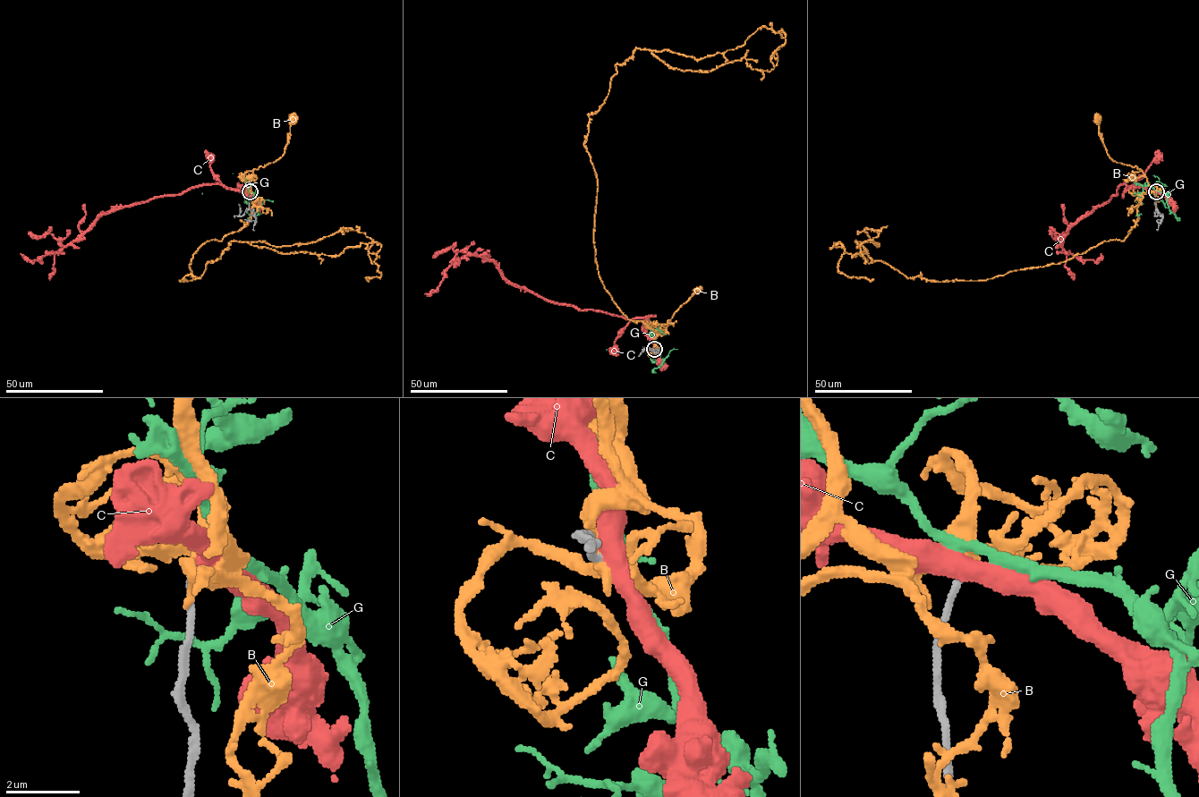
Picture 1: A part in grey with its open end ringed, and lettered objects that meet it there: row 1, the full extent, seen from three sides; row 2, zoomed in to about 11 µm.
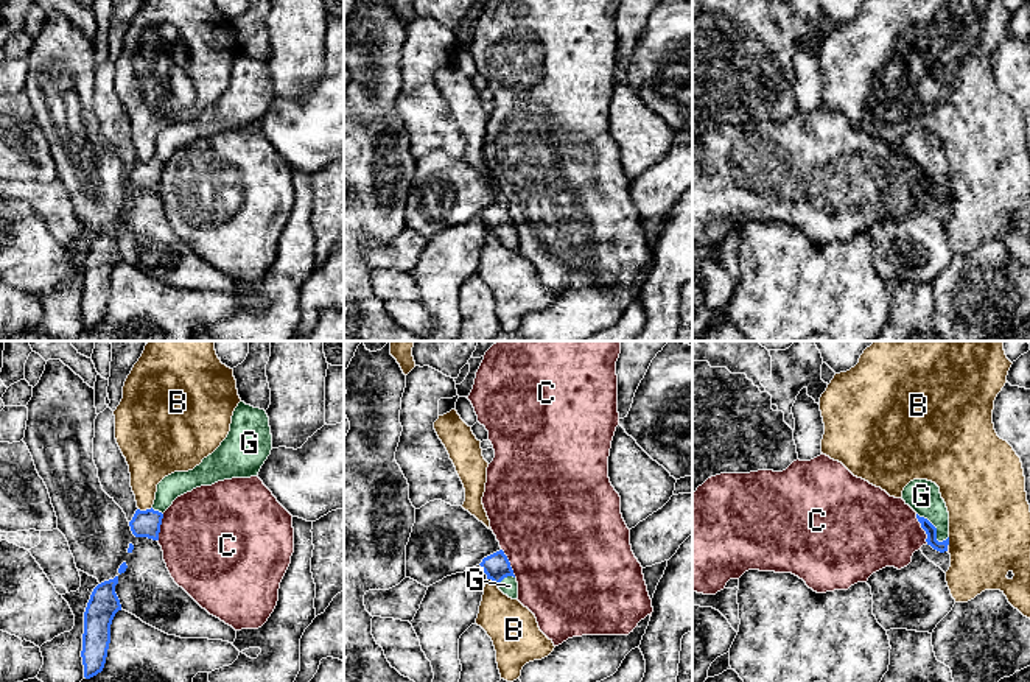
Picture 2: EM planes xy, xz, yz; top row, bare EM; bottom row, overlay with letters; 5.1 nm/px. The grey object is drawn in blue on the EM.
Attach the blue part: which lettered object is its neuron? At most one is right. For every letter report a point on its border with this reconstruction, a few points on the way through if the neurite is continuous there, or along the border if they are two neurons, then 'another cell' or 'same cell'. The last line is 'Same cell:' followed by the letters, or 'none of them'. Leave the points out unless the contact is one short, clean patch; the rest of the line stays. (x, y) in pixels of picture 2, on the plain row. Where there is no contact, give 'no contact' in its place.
B: meets blue in xy at (147, 161); another cell
C: meets blue in yz at (921, 178); border along yz (915, 165), (928, 193); another cell
G: meets blue in yz at (935, 181); runs through yz (926, 176), (935, 181), (931, 159), (921, 147); same cell
Same cell: G

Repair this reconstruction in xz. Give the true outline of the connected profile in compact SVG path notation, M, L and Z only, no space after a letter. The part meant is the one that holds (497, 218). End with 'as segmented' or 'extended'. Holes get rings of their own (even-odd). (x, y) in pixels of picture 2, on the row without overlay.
M503 201L484 209L479 216L487 230L492 230L504 246L512 251L518 249L518 234Z; extended

